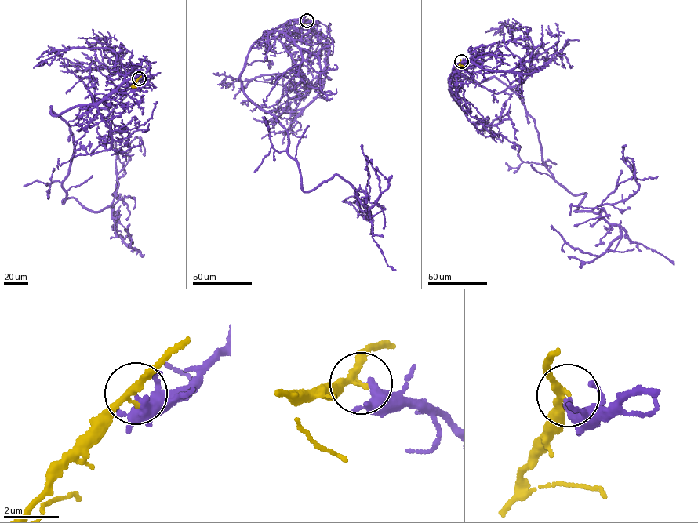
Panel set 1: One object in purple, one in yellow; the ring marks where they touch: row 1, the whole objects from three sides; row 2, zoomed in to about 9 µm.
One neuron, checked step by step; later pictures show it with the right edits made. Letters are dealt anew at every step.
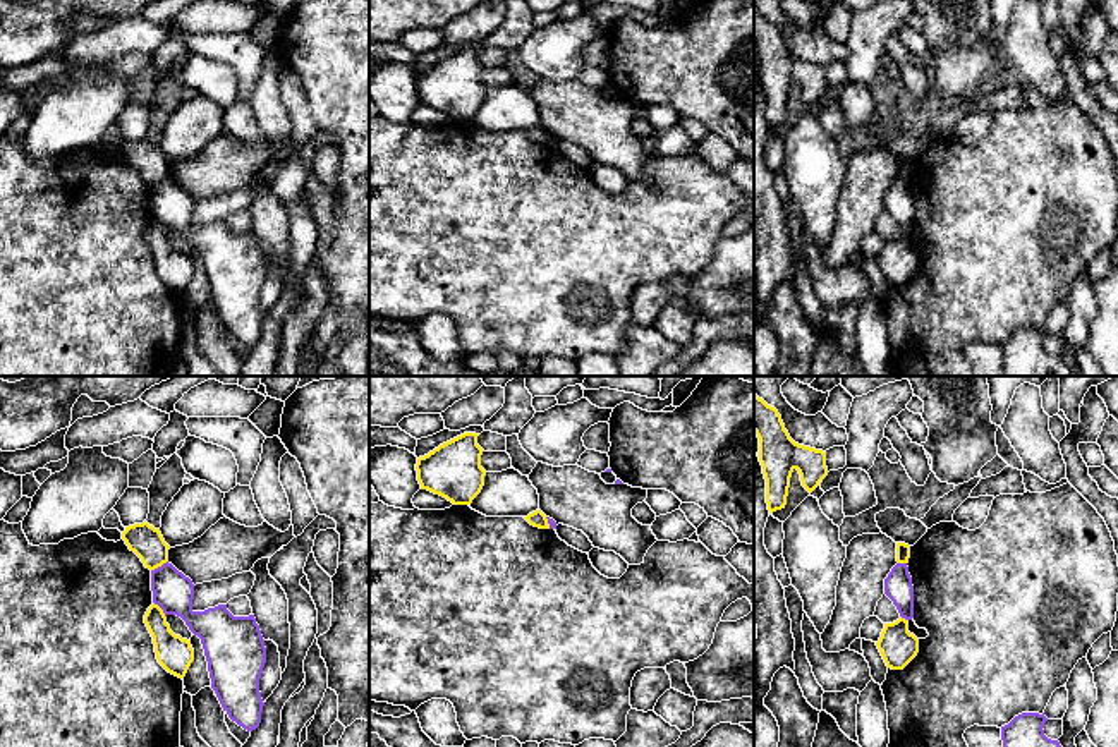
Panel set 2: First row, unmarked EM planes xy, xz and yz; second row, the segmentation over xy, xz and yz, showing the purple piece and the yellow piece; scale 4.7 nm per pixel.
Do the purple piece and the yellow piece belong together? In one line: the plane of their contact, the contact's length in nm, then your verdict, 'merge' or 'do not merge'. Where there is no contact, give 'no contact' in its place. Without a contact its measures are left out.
xy | 90 nm | do not merge

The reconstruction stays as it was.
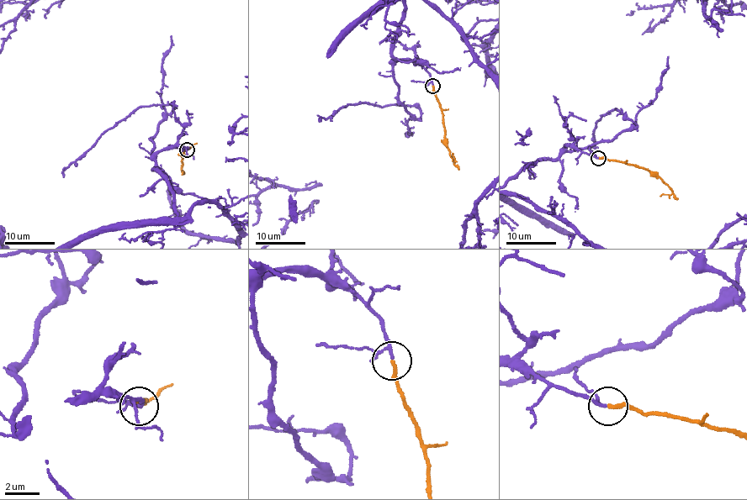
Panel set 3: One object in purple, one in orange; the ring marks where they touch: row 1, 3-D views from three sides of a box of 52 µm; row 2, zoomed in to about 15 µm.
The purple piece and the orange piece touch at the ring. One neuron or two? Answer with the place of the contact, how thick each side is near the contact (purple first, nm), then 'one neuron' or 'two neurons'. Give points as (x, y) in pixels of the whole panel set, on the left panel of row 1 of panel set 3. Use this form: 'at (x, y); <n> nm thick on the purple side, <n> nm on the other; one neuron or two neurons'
at (187, 150); 140 nm thick on the purple side, 200 nm on the other; one neuron

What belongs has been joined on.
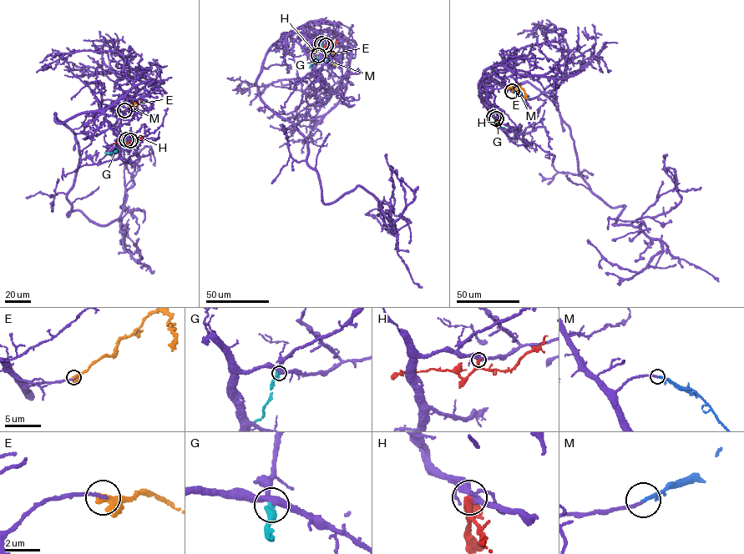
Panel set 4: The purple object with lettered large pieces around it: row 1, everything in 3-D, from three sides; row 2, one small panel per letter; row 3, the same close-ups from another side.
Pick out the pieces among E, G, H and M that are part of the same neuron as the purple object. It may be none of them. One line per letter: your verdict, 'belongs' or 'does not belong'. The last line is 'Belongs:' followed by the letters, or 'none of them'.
E: does not belong
G: does not belong
H: does not belong
M: belongs
Belongs: M

